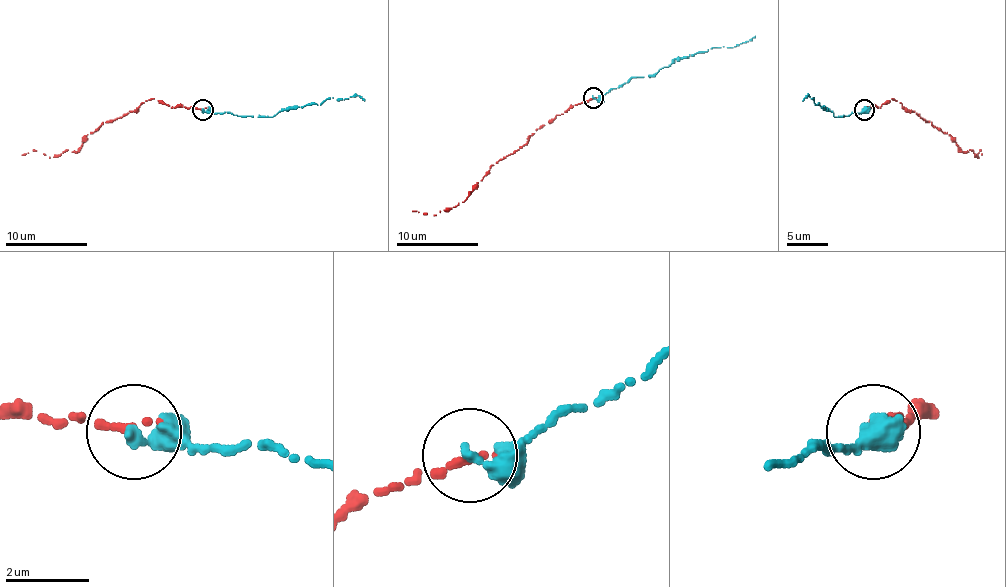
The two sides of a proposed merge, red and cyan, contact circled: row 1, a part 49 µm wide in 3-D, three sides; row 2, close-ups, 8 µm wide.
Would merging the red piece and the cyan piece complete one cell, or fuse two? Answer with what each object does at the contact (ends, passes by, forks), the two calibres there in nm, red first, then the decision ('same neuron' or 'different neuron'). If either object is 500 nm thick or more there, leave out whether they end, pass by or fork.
red ends there; cyan ends there; 200 nm thick on the red side, 320 nm on the other; same neuron

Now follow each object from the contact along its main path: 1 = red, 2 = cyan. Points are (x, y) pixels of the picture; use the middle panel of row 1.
1: (592, 98), (557, 114), (526, 143), (491, 165), (467, 198), (436, 214), (412, 210)
2: (594, 98), (602, 98), (633, 77), (655, 75), (676, 59), (718, 47), (735, 47), (755, 37)

